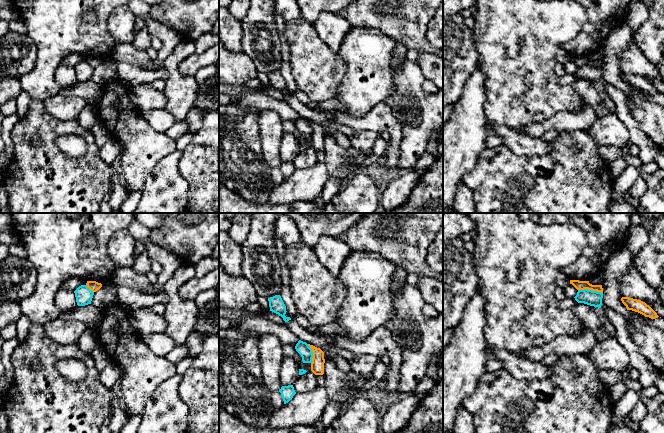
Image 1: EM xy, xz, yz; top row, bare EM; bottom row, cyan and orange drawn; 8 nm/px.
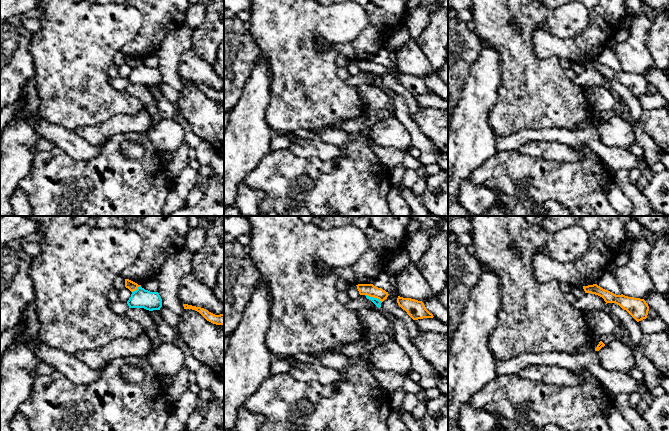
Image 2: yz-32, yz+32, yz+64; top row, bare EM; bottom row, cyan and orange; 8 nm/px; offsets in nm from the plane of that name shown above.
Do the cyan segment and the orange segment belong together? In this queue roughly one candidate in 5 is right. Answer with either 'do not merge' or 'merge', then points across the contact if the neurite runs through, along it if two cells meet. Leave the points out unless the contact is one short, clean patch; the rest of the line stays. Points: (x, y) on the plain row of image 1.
do not merge | along yz (578, 65), (591, 65), (602, 69)

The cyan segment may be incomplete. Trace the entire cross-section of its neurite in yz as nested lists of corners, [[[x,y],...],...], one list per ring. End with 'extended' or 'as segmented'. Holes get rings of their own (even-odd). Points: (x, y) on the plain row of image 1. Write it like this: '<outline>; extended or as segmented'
[[[588,65],[578,66],[577,71],[574,74],[578,79],[601,84],[603,69]]]; as segmented

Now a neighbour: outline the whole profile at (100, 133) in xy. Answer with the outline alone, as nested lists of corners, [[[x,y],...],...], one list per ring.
[[[98,122],[90,131],[92,132],[95,138],[95,143],[99,148],[101,148],[111,137],[110,133],[101,122]]]

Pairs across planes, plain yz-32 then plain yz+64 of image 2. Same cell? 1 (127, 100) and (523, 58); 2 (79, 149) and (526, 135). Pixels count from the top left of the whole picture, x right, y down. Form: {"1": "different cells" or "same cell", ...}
{"1": "same cell", "2": "different cells"}

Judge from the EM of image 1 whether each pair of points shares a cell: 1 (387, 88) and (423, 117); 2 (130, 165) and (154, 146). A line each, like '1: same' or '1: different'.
1: different
2: same

